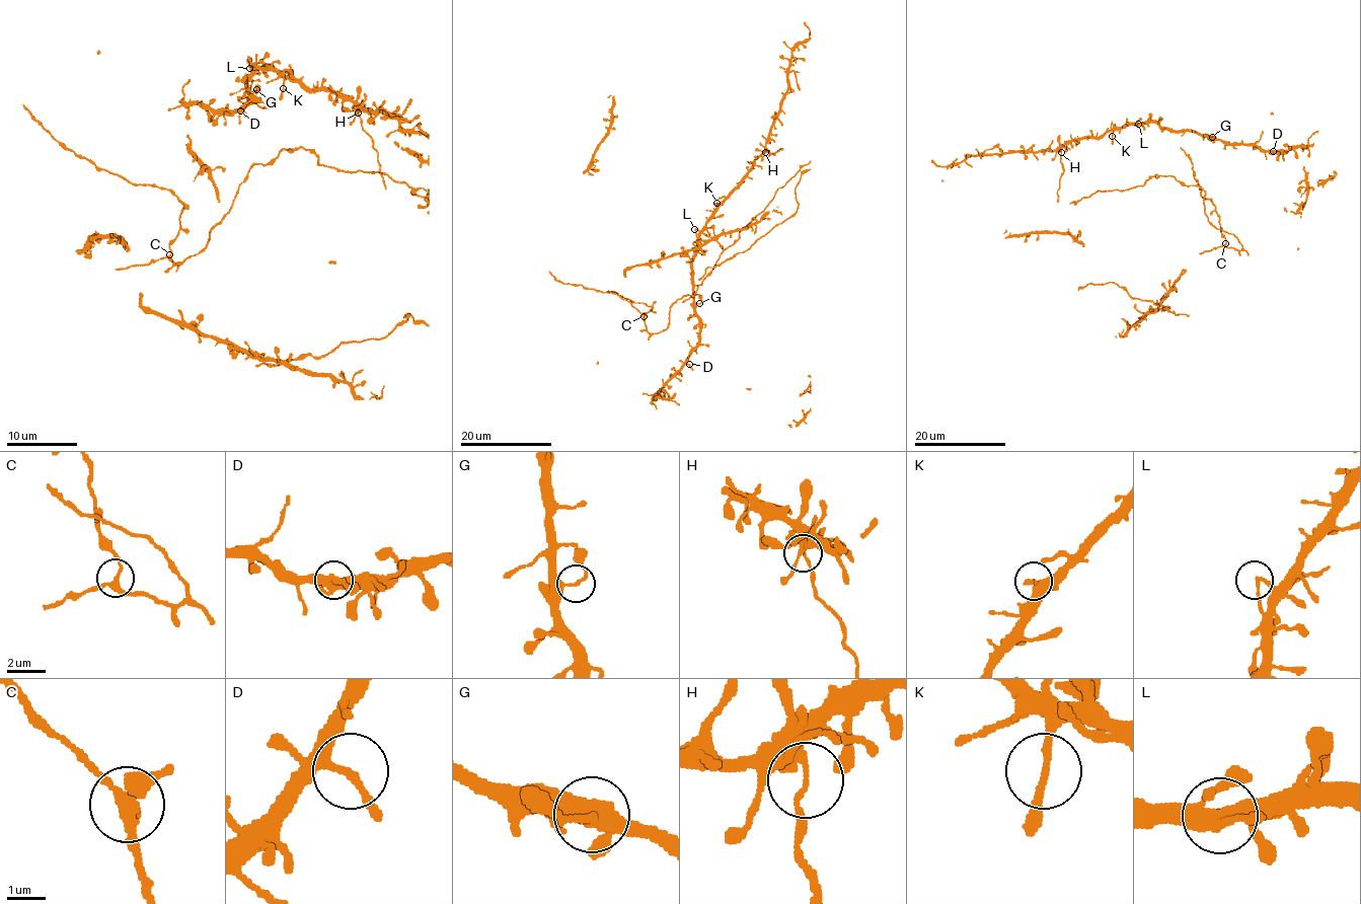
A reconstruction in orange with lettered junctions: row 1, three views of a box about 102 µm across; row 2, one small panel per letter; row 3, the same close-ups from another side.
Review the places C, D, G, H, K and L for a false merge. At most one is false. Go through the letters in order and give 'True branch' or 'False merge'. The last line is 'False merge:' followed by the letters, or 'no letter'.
C: True branch
D: True branch
G: True branch
H: False merge
K: True branch
L: True branch
False merge: H

